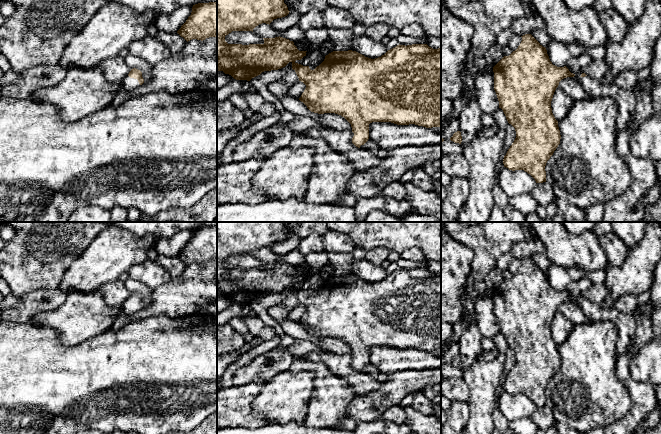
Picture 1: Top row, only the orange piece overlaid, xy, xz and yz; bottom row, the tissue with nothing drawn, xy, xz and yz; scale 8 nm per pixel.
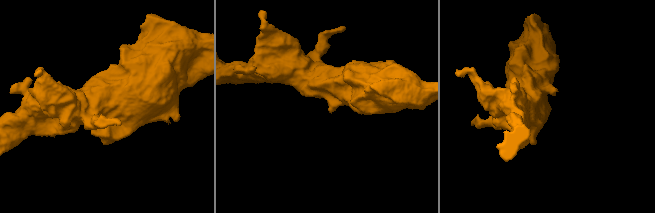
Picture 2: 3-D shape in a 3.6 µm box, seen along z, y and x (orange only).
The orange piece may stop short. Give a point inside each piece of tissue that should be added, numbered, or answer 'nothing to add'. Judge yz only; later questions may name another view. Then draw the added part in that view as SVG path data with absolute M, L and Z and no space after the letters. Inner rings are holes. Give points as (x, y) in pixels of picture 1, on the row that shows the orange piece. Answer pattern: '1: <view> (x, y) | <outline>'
1: yz (626, 99) | M589 76L580 77L580 81L590 96L608 96L616 100L619 108L616 123L617 135L633 121L637 104L633 90L619 87L615 82L602 86L598 80Z

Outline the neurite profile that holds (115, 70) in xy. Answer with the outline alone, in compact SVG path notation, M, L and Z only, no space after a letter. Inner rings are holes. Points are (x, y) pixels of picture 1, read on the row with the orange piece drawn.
M121 55L108 59L105 64L101 64L98 68L103 70L106 80L120 85L131 71Z

